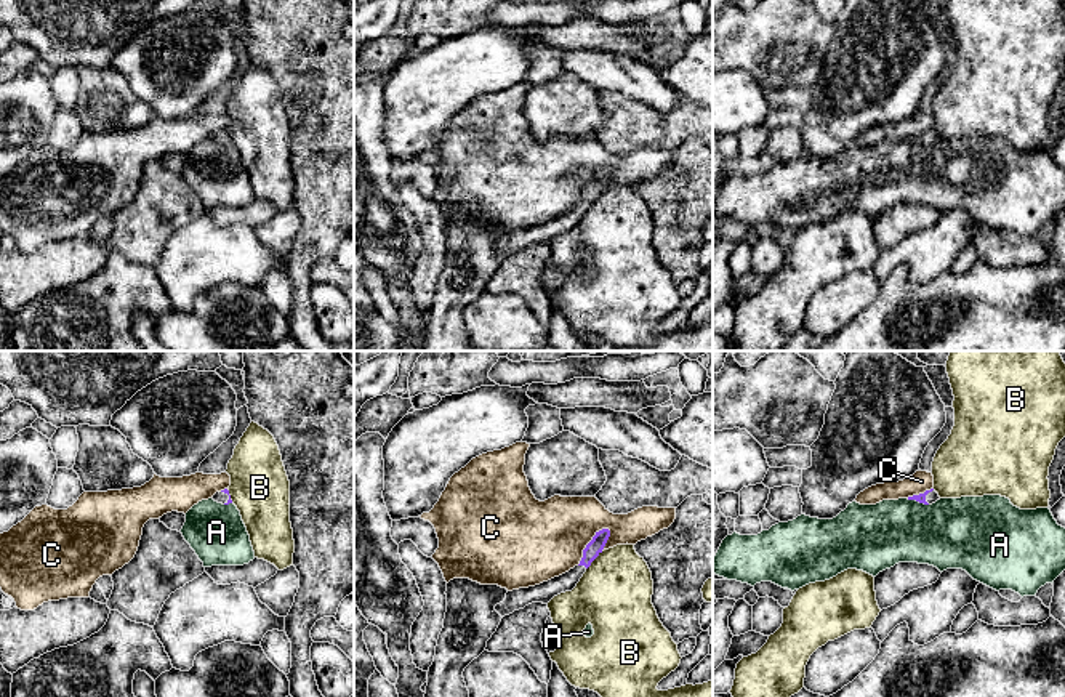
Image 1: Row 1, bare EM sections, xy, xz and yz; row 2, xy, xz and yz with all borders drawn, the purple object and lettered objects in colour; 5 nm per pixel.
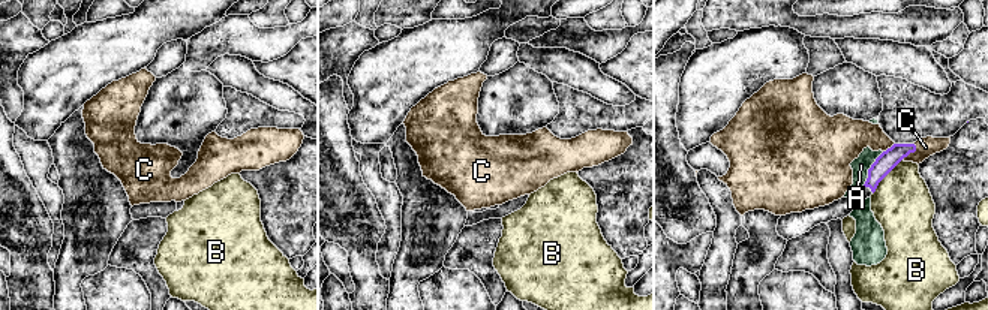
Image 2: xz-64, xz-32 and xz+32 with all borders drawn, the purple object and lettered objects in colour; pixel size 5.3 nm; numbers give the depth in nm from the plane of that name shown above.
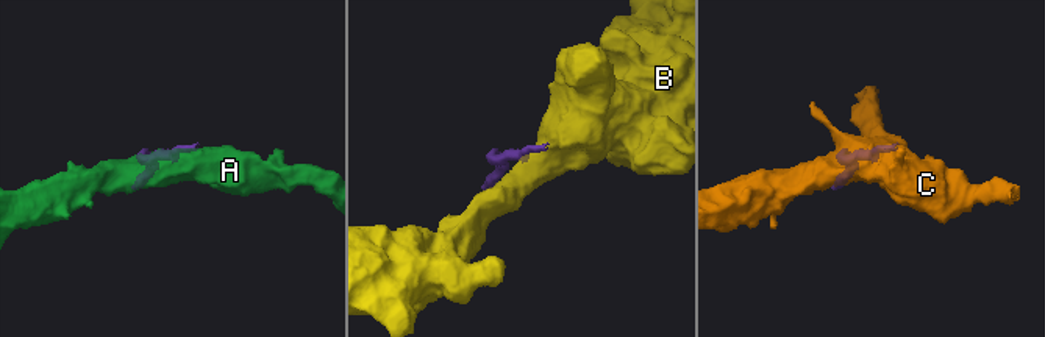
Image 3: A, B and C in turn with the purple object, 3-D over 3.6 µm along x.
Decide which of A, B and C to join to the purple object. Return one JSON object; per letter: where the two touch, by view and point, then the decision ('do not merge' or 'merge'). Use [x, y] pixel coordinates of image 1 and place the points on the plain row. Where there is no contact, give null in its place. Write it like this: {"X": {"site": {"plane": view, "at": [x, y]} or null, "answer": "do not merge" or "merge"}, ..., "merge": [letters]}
{"A": {"site": {"plane": "yz", "at": [918, 141]}, "answer": "do not merge"}, "B": {"site": {"plane": "xz", "at": [593, 201]}, "answer": "do not merge"}, "C": {"site": {"plane": "xz", "at": [588, 185]}, "answer": "do not merge"}, "merge": []}

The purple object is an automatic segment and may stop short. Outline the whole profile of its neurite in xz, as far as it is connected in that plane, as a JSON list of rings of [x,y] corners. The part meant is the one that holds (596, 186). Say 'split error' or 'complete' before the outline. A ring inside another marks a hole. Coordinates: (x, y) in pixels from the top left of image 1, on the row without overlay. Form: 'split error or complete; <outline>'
split error; [[[609,170],[596,173],[593,181],[583,191],[583,199],[578,207],[540,226],[508,232],[504,242],[496,245],[495,252],[504,258],[514,252],[524,250],[532,244],[548,245],[554,237],[572,232],[591,203],[602,194],[609,178]]]

